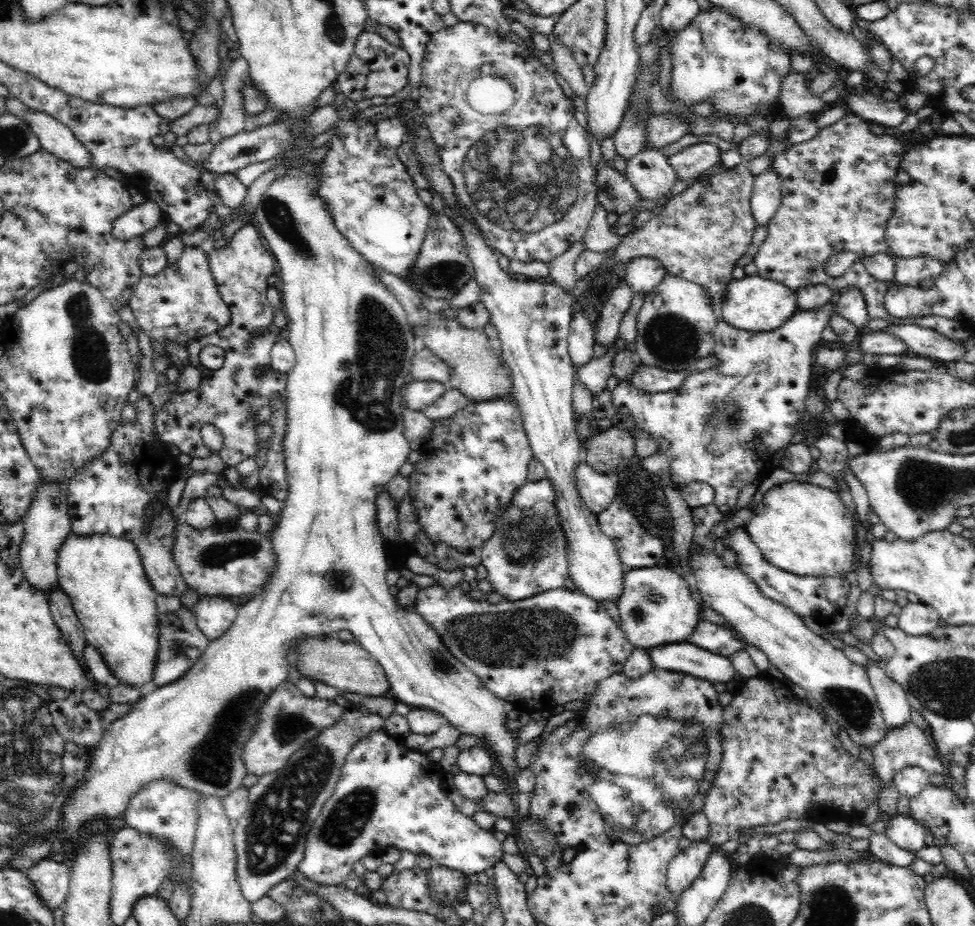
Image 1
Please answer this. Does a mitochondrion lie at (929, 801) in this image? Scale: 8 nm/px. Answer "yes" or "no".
no

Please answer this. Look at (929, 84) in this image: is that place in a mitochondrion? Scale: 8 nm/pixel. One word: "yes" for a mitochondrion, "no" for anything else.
no

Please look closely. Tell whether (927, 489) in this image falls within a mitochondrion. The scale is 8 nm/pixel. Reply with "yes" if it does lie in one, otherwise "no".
yes

